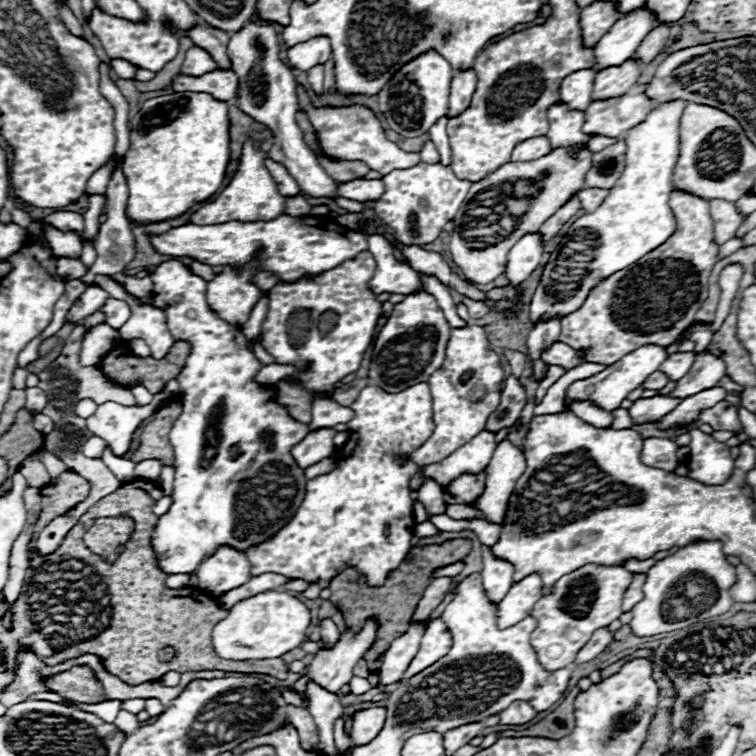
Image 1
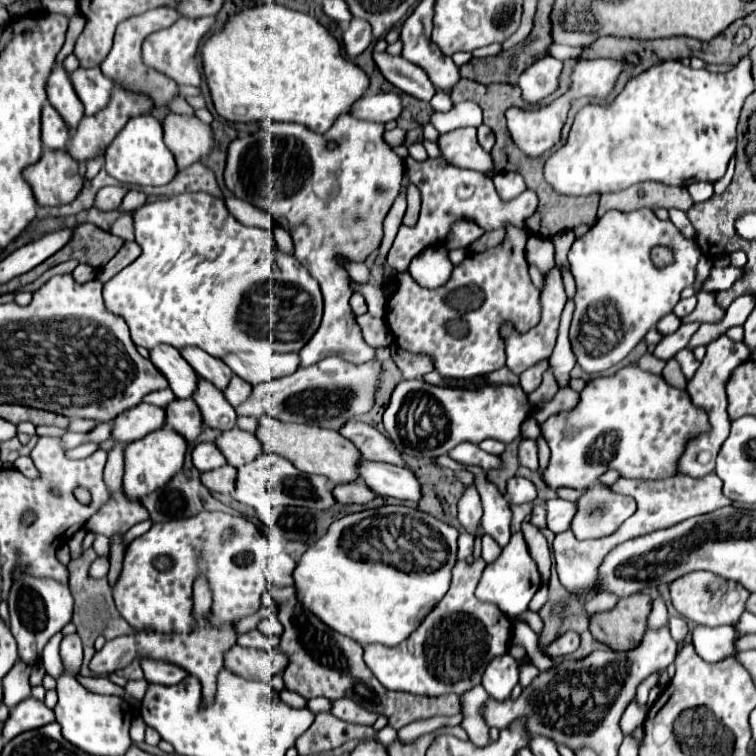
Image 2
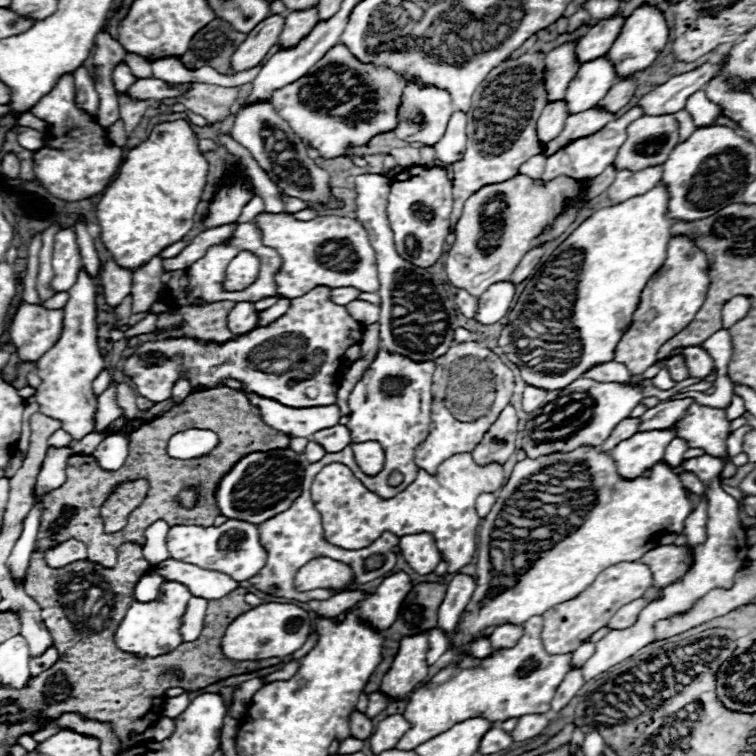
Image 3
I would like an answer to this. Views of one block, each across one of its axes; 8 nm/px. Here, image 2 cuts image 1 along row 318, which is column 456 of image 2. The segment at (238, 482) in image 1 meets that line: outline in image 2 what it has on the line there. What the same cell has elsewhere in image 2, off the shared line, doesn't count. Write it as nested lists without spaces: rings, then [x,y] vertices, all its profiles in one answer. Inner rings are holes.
[[[408,158],[406,170],[408,170],[410,182],[414,182],[422,194],[422,210],[420,210],[420,220],[414,228],[400,226],[396,240],[388,252],[388,266],[398,272],[406,270],[410,260],[418,252],[422,252],[426,246],[430,246],[432,242],[440,244],[442,240],[446,240],[446,236],[456,220],[470,220],[485,231],[504,228],[506,224],[524,228],[524,218],[528,218],[532,212],[536,212],[538,207],[539,200],[534,191],[526,189],[517,198],[504,202],[500,200],[490,178],[486,178],[484,174],[474,172],[474,170],[462,170],[458,166],[450,166],[442,158],[426,158],[424,162]]]

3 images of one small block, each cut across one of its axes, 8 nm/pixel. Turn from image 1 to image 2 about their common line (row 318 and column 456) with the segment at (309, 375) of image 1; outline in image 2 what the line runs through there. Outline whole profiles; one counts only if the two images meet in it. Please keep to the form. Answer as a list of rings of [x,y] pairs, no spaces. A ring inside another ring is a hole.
[[[512,224],[506,226],[504,240],[480,254],[466,256],[458,266],[454,266],[450,280],[438,288],[422,288],[418,286],[410,272],[394,272],[388,270],[384,276],[392,278],[394,290],[386,300],[386,314],[384,320],[394,334],[396,340],[404,340],[404,350],[412,354],[426,354],[434,360],[436,372],[444,378],[472,378],[484,376],[492,370],[504,366],[504,338],[500,336],[502,324],[510,322],[518,332],[528,332],[538,324],[538,288],[532,284],[528,274],[528,264],[524,256],[524,246],[528,240],[528,232],[524,228],[516,228]]]

